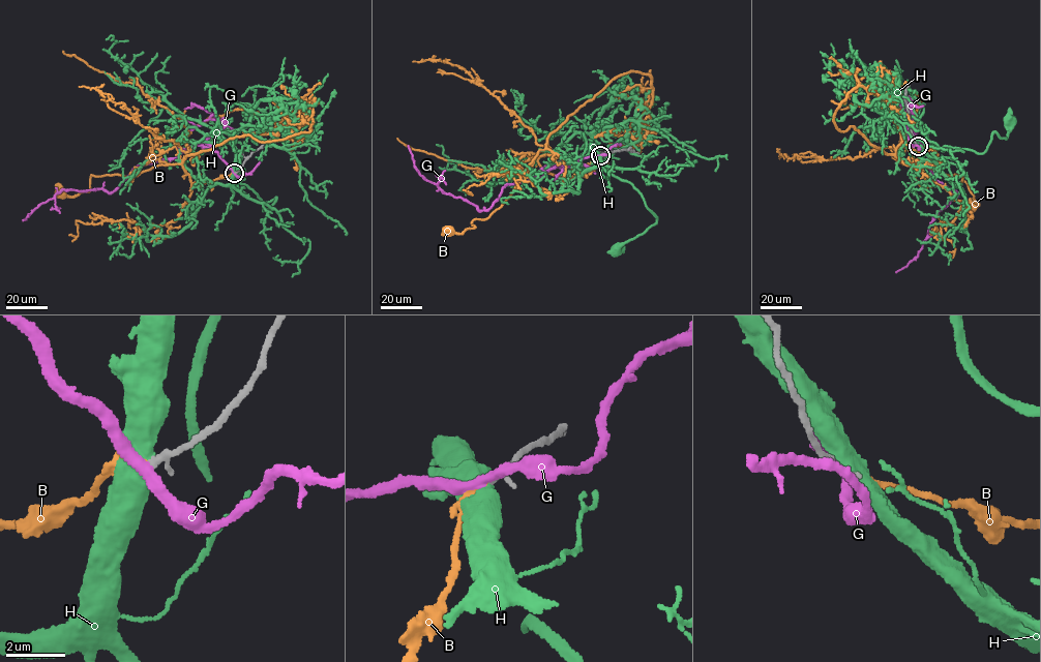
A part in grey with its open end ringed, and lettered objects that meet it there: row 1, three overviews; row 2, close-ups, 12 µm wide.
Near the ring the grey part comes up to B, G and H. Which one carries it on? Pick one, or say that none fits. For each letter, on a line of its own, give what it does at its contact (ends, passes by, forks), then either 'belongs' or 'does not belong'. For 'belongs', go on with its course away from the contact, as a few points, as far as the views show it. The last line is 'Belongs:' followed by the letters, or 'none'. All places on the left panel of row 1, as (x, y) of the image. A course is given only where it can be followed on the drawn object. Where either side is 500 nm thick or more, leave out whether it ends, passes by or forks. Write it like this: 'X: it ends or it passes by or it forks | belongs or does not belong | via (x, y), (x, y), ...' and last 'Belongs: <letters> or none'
B: it ends | belongs | via (234, 173), (191, 182), (181, 164), (161, 164), (132, 177), (92, 175), (88, 191), (72, 197), (60, 192)
G: it passes by | does not belong
H: does not belong
Belongs: B

